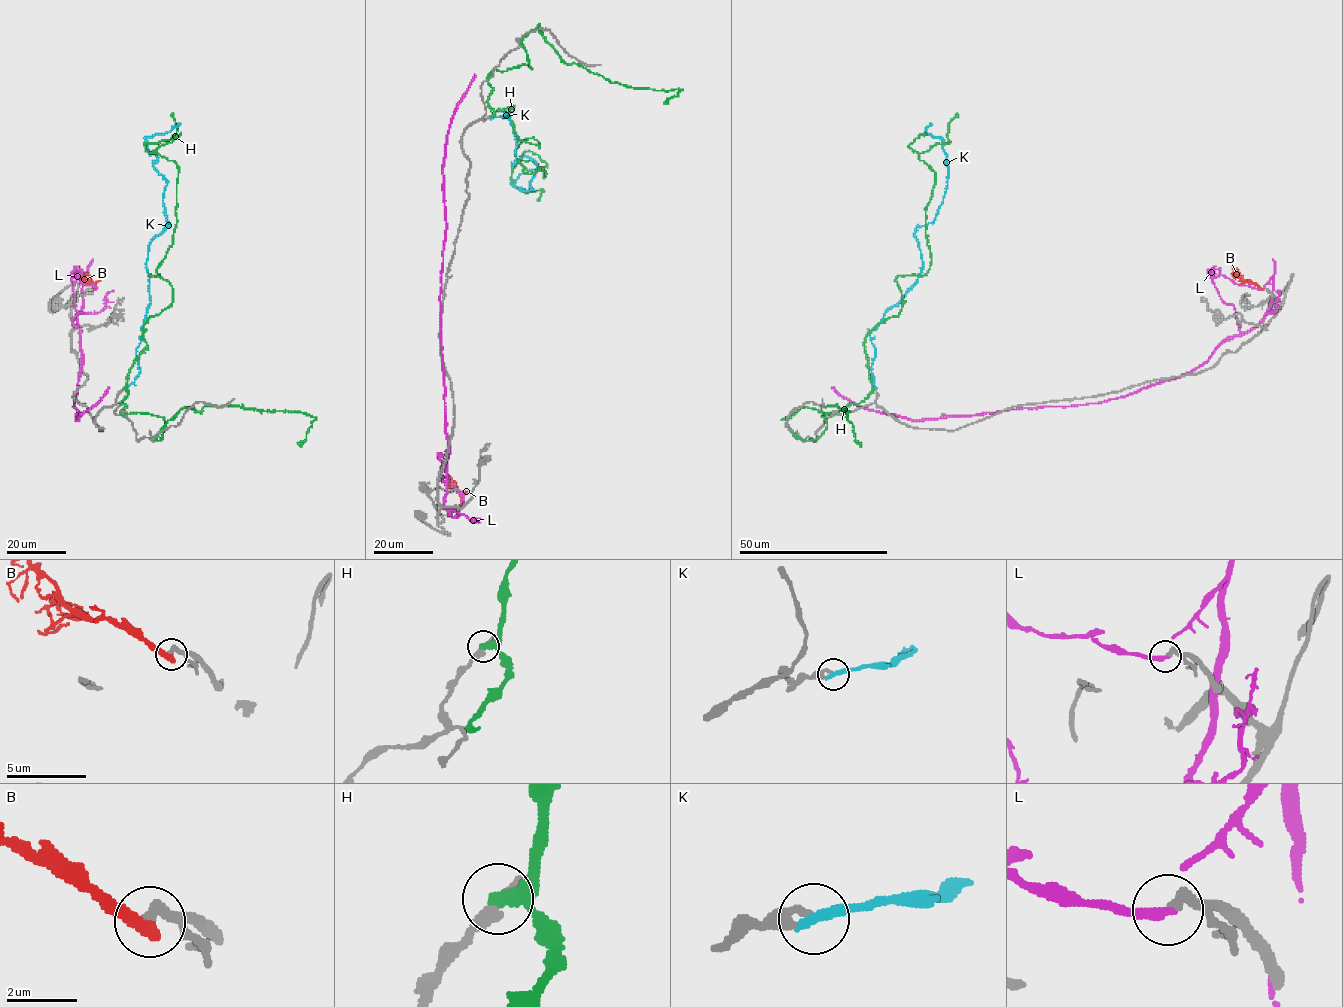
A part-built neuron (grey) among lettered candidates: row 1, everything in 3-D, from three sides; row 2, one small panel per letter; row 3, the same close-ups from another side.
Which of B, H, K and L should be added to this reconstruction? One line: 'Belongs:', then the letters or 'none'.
Belongs: B

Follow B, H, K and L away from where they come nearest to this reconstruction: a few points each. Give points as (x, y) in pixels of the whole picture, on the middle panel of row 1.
B: (460, 506), (461, 492), (456, 485), (438, 476)
H: (489, 117), (512, 106), (518, 137), (538, 142), (515, 158), (544, 177), (521, 160), (511, 179), (538, 199)
K: (491, 118), (509, 112), (513, 165), (524, 156), (536, 165), (533, 190), (512, 185), (535, 169), (546, 174)
L: (460, 505), (439, 455), (439, 479), (447, 482), (448, 447), (443, 175), (448, 130), (474, 74)

